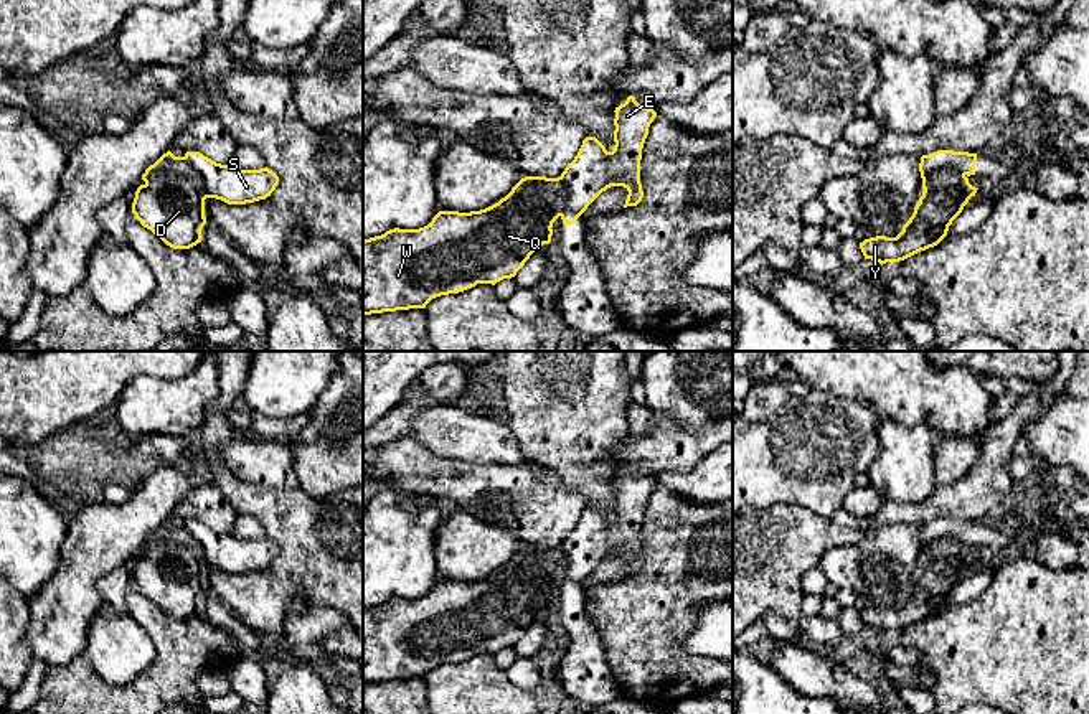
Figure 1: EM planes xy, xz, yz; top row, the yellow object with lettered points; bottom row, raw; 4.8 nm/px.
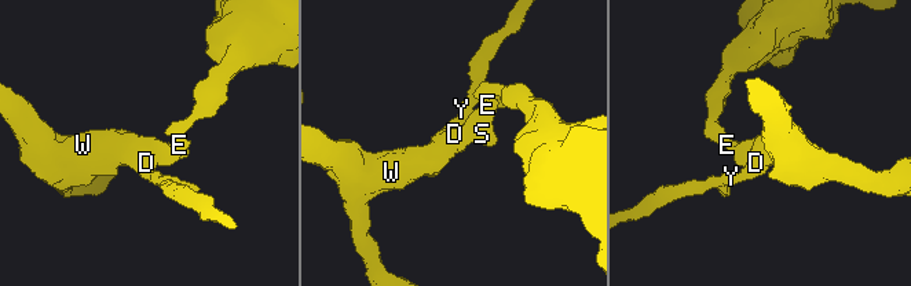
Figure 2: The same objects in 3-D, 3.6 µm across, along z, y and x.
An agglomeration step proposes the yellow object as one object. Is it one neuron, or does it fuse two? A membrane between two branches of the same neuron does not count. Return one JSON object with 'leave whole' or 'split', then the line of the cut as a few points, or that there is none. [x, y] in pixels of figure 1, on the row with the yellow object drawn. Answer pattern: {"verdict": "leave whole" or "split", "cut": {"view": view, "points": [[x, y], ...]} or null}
{"verdict": "split", "cut": {"view": "yz", "points": [[964, 175], [954, 169], [936, 169], [928, 177], [924, 188]]}}

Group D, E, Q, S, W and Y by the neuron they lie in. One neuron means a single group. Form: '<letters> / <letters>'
D Q W Y / E S

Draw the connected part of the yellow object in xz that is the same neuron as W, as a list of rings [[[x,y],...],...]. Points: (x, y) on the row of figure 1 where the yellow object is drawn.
[[[525,176],[498,203],[470,213],[439,211],[419,229],[389,229],[363,241],[363,315],[426,308],[441,295],[512,279],[530,256],[551,242],[553,223],[568,203],[561,176]]]

